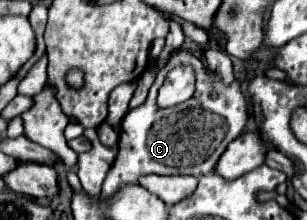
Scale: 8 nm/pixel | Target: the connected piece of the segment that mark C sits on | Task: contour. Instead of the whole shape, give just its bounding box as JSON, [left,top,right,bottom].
[102,51,248,197]

